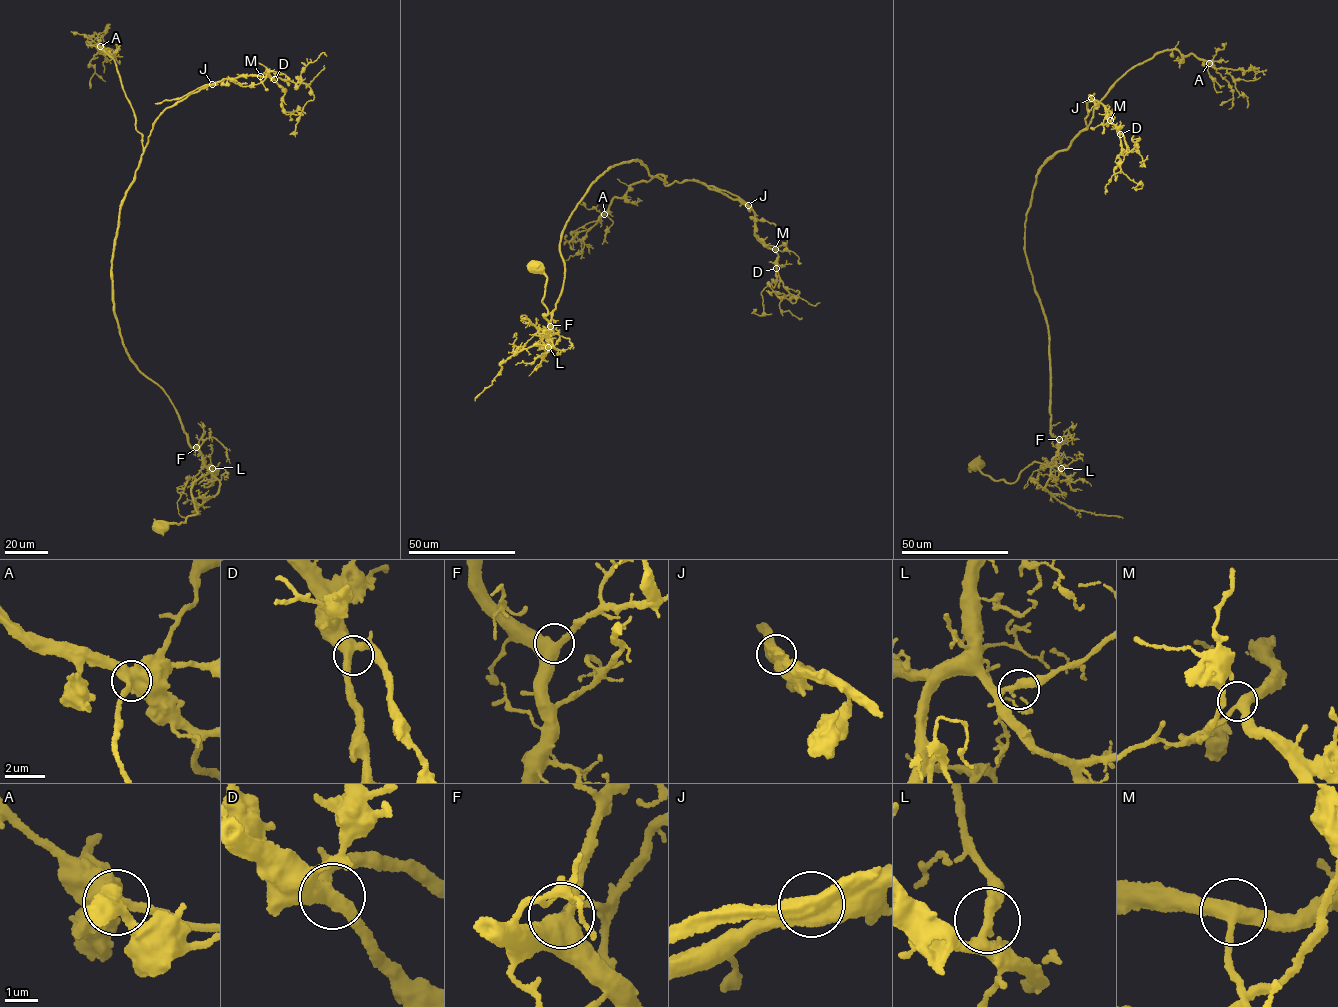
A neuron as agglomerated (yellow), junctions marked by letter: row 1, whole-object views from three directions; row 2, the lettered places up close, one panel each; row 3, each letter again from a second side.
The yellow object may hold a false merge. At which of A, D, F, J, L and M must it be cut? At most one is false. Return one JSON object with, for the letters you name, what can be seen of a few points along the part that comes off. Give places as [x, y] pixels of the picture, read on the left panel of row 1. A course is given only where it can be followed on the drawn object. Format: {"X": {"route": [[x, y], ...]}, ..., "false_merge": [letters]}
{"J": {"route": [[212, 84], [181, 97], [155, 103]]}, "false_merge": ["J"]}

